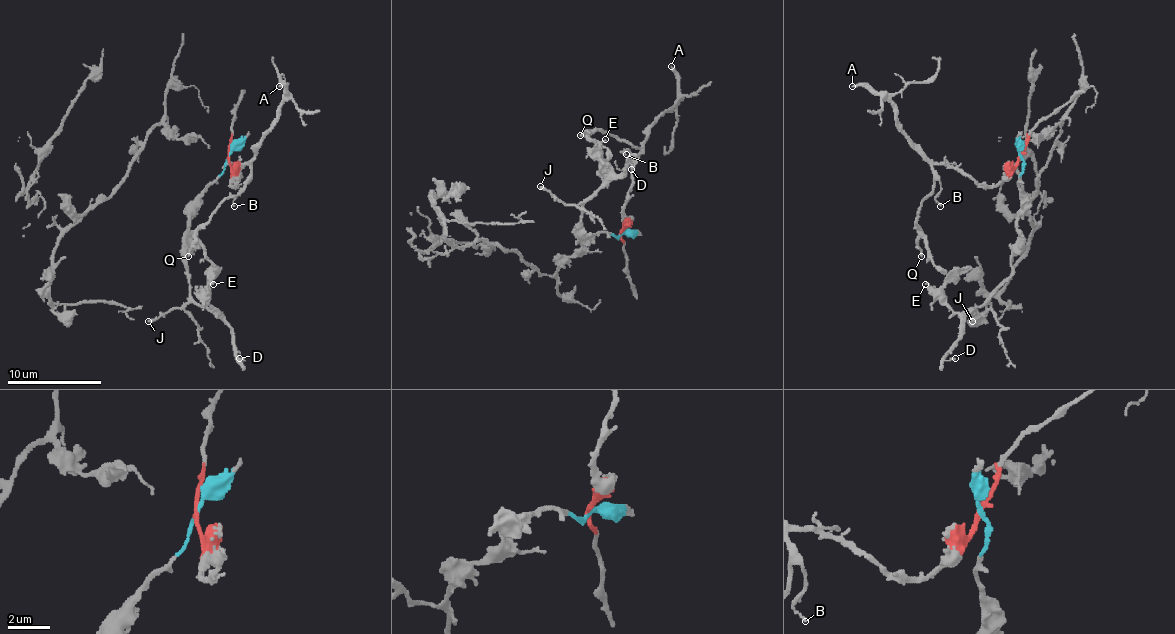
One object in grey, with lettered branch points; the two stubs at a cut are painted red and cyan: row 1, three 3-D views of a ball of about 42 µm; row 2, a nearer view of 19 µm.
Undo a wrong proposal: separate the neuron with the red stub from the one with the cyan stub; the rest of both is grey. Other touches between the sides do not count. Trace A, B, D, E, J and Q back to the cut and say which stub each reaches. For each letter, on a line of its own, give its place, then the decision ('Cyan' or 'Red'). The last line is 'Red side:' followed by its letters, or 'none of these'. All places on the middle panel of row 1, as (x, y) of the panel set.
A: Place: (671, 66). Red
B: Place: (626, 154). Red
D: Place: (631, 169). Cyan
E: Place: (605, 139). Cyan
J: Place: (540, 186). Cyan
Q: Place: (580, 135). Red
Red side: A, B, Q

